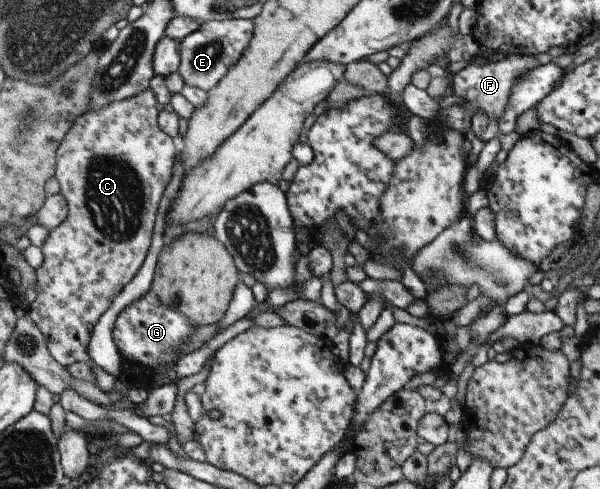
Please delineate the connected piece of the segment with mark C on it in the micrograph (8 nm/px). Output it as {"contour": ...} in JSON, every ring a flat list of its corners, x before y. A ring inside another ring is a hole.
{"contour":[[146,87,136,97,108,103,106,107,90,113,84,112,68,128,55,151,53,176,58,181,60,195,68,205,68,213,64,221,48,232,39,247,43,260,35,271,36,298,26,313,42,333,48,353,62,367,68,368,74,361,90,365,94,373,92,377,104,393,112,391,114,378,90,361,86,345,98,317,134,277,146,257,162,191,170,181,172,163,177,157,172,138,158,127,157,115,154,93]]}

